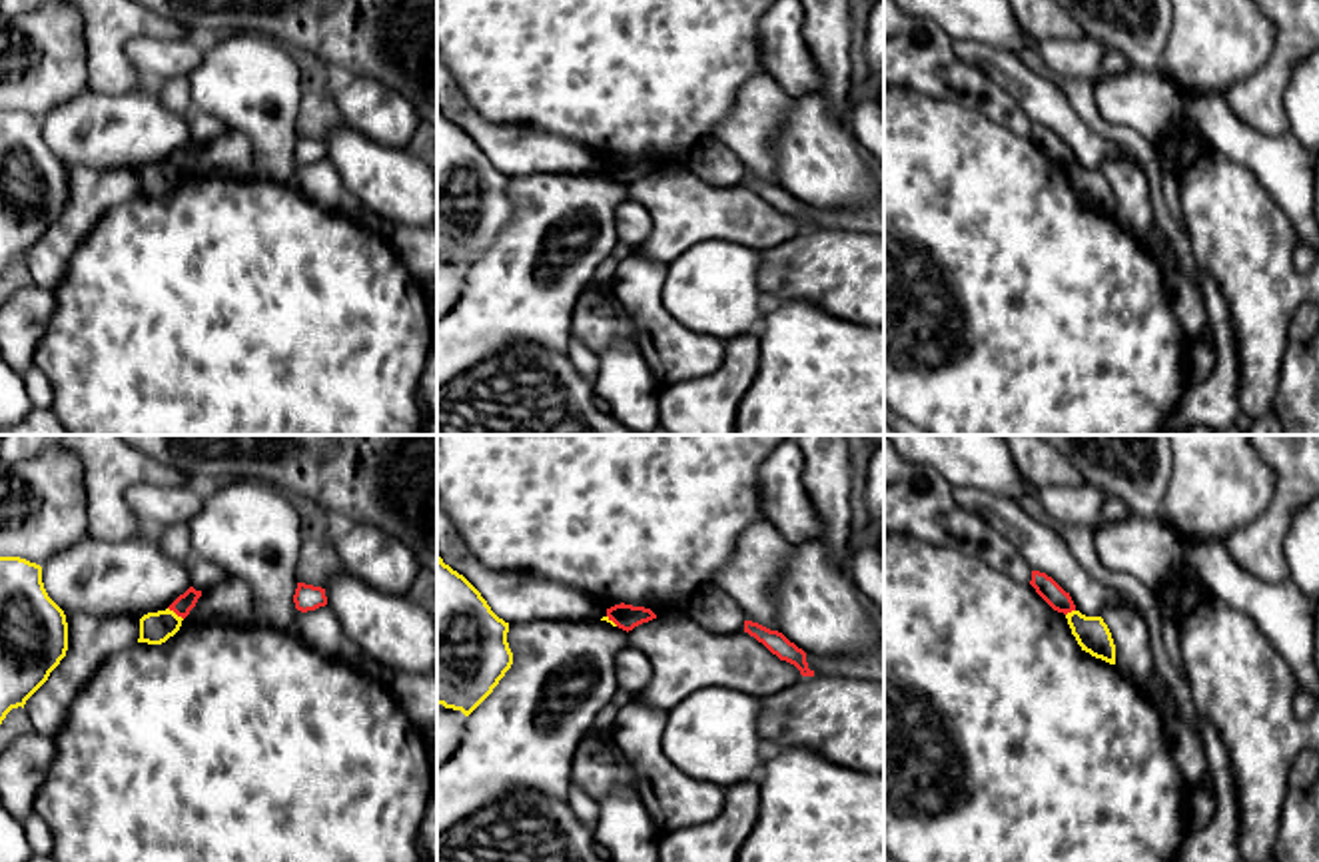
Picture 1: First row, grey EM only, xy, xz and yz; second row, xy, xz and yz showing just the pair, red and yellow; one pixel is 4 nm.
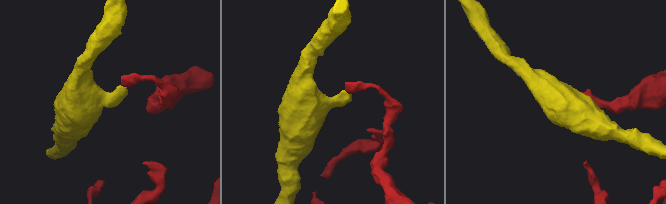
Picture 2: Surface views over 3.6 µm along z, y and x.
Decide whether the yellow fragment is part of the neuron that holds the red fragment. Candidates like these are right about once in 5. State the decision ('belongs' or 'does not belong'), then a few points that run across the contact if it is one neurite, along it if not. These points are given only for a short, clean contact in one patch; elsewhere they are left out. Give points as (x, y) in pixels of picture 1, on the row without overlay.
does not belong; line xy (168, 160), (182, 172)

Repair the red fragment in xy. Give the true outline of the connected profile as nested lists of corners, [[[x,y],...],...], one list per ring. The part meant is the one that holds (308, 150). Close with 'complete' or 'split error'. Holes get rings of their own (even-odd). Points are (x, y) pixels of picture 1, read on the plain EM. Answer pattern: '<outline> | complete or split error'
[[[297,136],[293,156],[295,156],[295,162],[301,166],[325,160],[327,158],[325,142]]] | complete

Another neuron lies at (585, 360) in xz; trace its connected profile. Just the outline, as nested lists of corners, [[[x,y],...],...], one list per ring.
[[[571,337],[567,349],[571,363],[579,369],[587,379],[597,381],[599,375],[599,353],[589,349],[579,337]]]

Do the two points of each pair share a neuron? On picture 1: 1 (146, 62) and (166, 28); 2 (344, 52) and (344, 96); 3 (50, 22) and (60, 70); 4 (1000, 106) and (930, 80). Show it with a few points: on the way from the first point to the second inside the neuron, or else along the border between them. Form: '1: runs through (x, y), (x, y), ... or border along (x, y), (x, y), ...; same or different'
1: border along (190, 34), (132, 38), (124, 52); different
2: border along (342, 76), (374, 76), (390, 88); different
3: runs through (50, 34), (50, 58); same
4: runs through (984, 90), (972, 90), (948, 80); same

